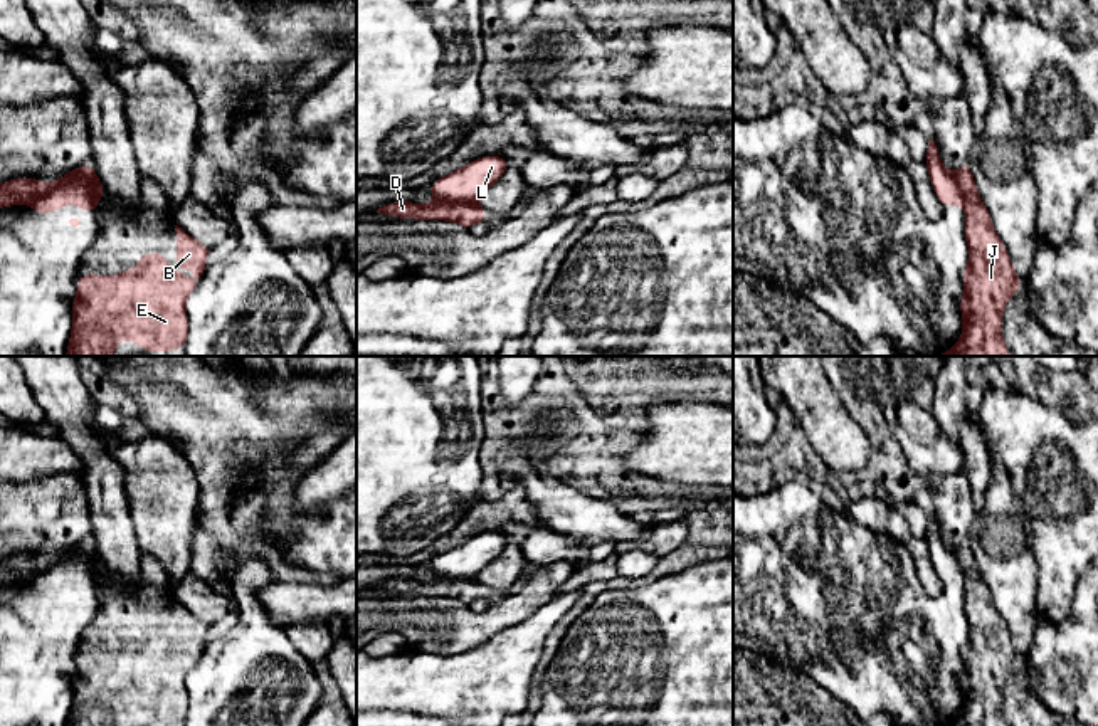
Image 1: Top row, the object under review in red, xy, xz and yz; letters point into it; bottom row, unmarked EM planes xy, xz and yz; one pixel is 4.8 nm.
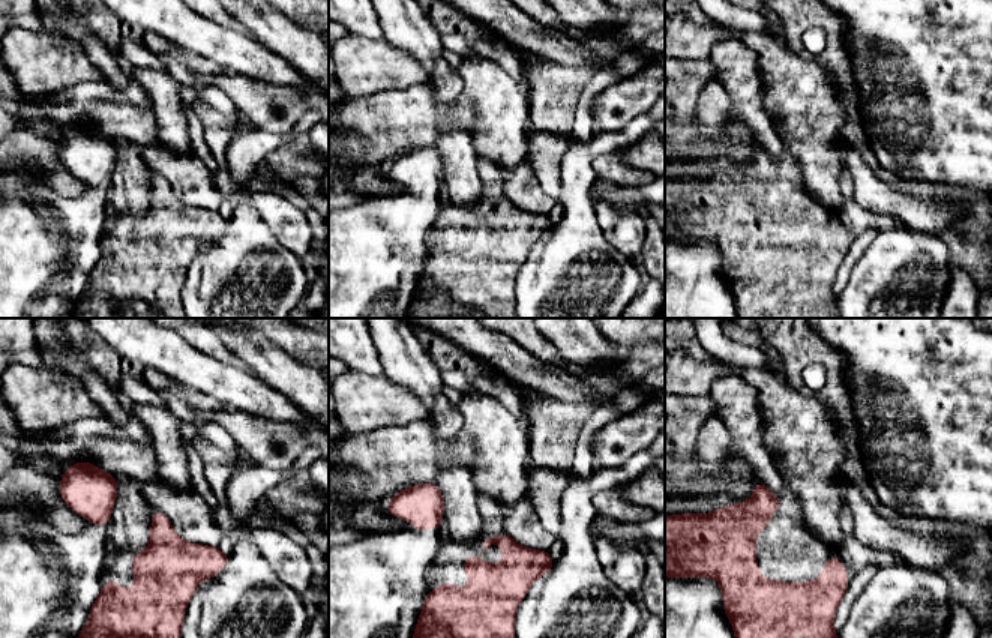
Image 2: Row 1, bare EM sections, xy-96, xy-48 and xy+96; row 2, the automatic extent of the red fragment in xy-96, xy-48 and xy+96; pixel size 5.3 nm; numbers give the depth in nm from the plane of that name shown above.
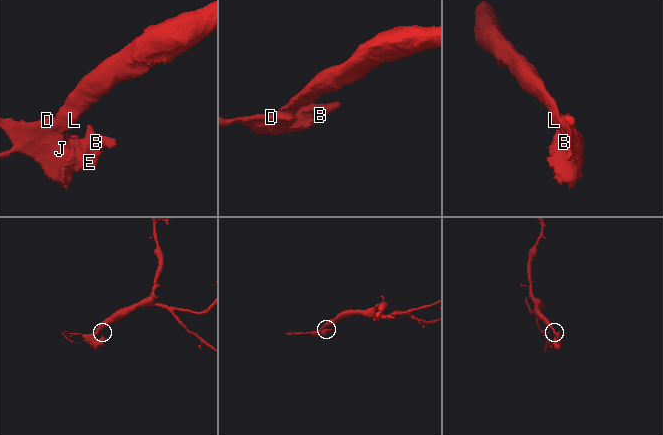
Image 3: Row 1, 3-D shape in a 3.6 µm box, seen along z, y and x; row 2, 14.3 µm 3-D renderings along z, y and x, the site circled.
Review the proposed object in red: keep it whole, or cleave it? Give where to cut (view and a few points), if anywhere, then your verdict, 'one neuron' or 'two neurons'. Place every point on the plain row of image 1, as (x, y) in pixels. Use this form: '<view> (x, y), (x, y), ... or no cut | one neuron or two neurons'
xy (96, 550), (64, 555), (31, 580) | two neurons

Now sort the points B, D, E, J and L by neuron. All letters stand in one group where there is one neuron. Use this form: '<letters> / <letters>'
B D E J / L

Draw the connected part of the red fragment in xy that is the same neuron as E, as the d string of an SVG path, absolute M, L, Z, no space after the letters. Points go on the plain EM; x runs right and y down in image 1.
M178 602L175 607L177 637L182 644L197 647L198 654L187 659L180 649L172 649L161 629L141 632L135 647L119 647L113 654L79 652L67 726L114 726L121 714L135 718L143 726L185 726L188 711L185 679L207 650L205 637L212 623L197 618Z

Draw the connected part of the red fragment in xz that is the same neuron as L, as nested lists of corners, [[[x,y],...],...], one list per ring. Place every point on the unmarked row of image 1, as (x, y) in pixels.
[[[481,533],[457,548],[436,556],[427,566],[446,580],[476,580],[508,546],[509,538],[503,533]]]

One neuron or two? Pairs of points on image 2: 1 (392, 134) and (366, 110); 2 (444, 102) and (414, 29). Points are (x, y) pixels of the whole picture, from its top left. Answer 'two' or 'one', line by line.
1: one
2: one

